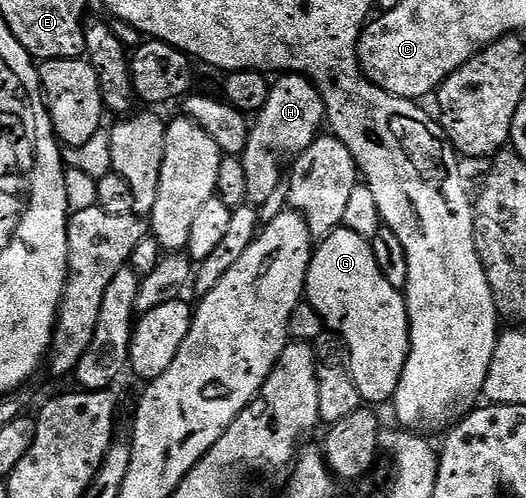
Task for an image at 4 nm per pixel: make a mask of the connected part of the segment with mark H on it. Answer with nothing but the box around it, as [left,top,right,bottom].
[240,73,326,205]

